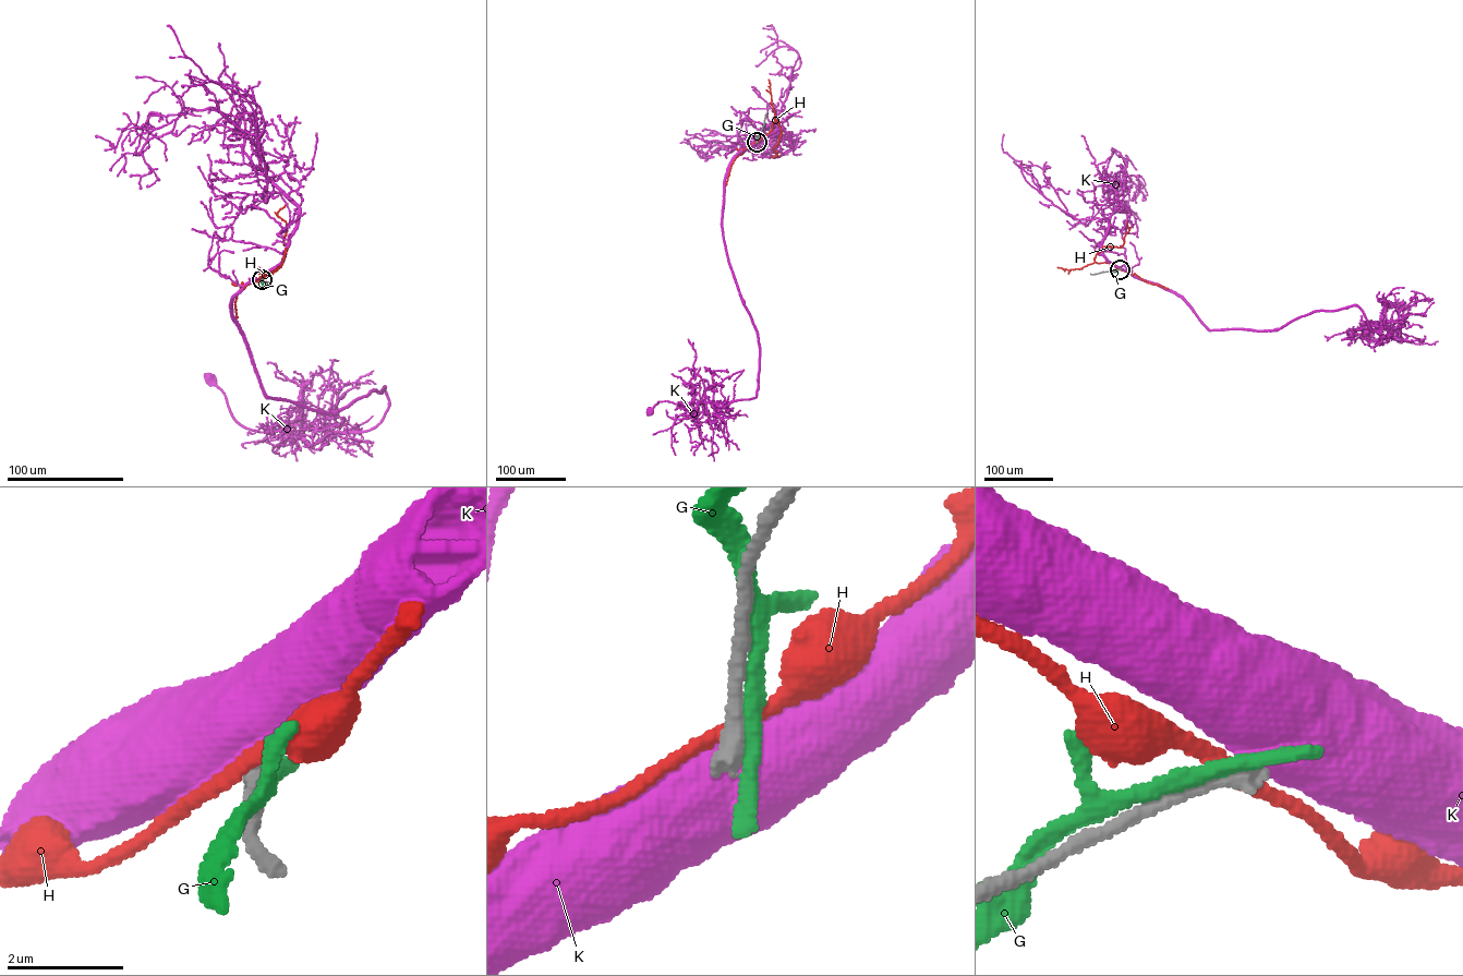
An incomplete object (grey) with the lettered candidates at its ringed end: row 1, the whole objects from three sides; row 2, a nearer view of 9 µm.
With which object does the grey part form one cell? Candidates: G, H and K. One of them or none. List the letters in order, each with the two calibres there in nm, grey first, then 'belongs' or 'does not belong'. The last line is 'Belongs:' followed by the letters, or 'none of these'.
G: 240/260 nm | does not belong
H: 360/240 nm | does not belong
K: 320/750 nm | does not belong
Belongs: none of these

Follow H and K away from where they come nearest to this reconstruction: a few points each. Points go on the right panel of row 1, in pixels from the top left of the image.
H: (1120, 268), (1105, 262), (1097, 263), (1093, 257), (1102, 246), (1123, 245), (1129, 229), (1126, 221)
K: (1120, 268), (1175, 291), (1210, 329), (1278, 329), (1314, 312), (1355, 305), (1381, 340), (1401, 304)

